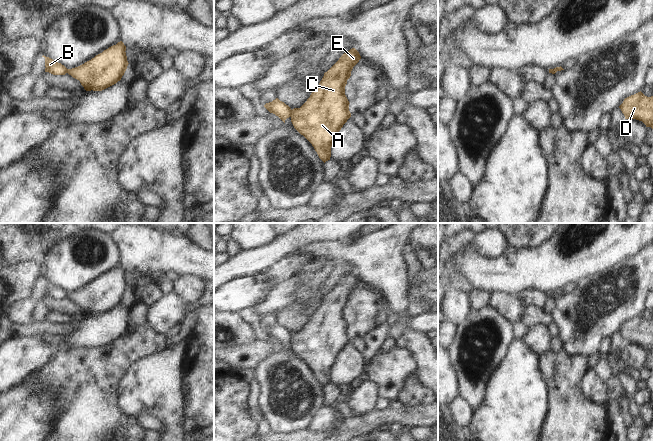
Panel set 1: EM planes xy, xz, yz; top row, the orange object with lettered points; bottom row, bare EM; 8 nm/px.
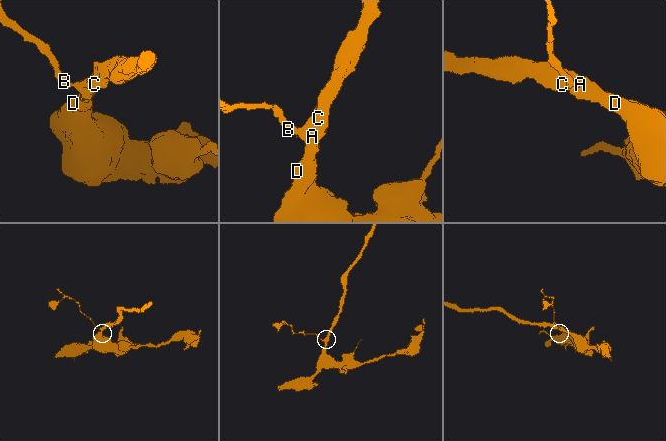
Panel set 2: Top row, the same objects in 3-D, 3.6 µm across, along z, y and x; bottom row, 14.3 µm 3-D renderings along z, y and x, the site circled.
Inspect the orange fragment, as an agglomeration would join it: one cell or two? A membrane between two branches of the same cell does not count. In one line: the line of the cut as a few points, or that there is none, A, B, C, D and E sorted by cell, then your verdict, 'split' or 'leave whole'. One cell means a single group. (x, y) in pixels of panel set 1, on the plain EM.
cut xz (290, 334), (291, 340); groups A C D E / B; split

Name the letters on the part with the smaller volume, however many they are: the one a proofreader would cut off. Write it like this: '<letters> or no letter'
B

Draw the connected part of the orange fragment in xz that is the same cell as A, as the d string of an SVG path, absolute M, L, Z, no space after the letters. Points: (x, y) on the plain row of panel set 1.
M355 272L345 276L324 297L307 325L300 332L291 334L294 352L312 368L324 387L330 384L331 371L339 355L351 341L345 310L353 291L360 283Z

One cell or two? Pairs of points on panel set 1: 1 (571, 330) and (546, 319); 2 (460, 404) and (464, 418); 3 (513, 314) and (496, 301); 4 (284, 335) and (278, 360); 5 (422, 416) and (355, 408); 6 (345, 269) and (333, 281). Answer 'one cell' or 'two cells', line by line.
1: two cells
2: one cell
3: one cell
4: one cell
5: two cells
6: one cell

